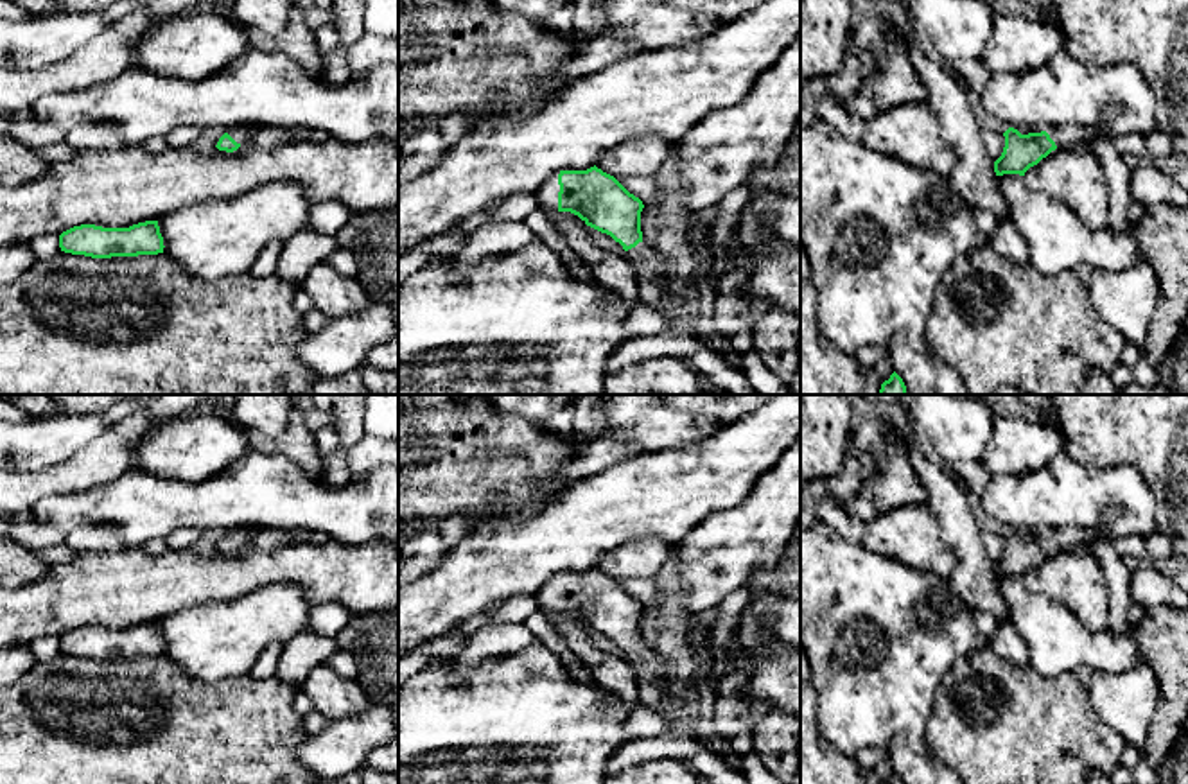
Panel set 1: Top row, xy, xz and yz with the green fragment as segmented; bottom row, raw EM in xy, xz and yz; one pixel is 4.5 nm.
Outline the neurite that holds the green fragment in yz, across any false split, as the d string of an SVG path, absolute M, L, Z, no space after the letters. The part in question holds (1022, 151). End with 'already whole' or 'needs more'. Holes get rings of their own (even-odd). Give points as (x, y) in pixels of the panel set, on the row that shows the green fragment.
M1061 126L1050 131L1021 135L1018 129L1009 127L1005 133L1005 147L1001 156L994 161L996 176L1019 174L1037 165L1055 149L1080 147L1091 138L1107 136L1102 131L1080 127L1080 126Z | needs more

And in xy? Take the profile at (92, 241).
M145 221L129 228L74 226L59 235L59 248L72 255L111 258L158 255L165 246L158 221Z | already whole

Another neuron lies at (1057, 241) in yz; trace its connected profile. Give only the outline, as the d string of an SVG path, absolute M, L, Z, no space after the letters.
M1019 174L996 176L996 183L1035 271L1046 276L1079 266L1122 271L1143 258L1134 231L1089 230L1066 203L1030 188Z

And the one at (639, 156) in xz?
M639 136L605 151L596 167L623 176L653 176L669 158L671 144L657 136Z

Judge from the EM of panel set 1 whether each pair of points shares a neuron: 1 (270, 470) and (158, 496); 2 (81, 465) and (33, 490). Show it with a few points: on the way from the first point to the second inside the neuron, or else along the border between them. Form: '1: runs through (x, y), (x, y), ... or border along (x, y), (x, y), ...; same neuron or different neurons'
1: runs through (243, 496), (185, 497); same neuron
2: runs through (69, 476), (45, 483); same neuron

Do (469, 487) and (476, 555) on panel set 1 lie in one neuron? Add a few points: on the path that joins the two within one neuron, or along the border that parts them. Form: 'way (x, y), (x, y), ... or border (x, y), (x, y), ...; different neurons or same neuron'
border (514, 519), (487, 519), (472, 528); different neurons

